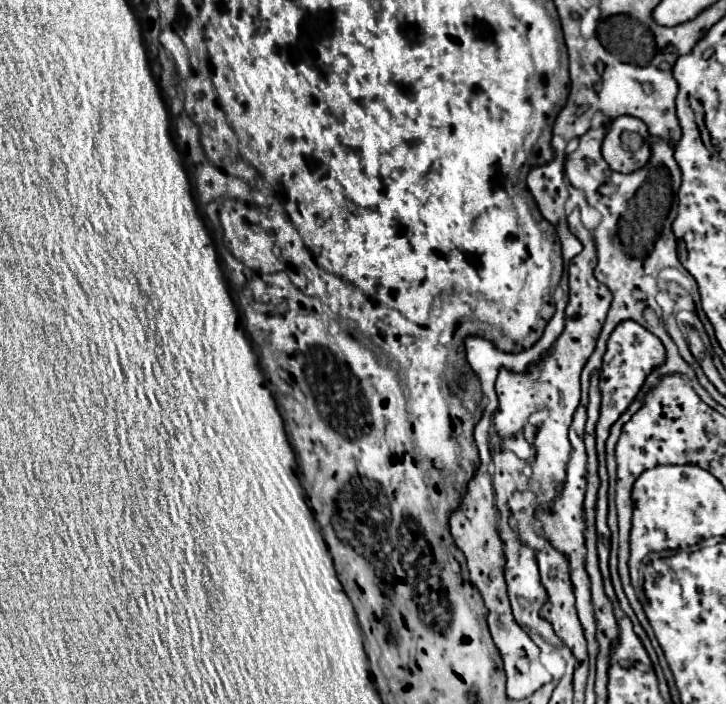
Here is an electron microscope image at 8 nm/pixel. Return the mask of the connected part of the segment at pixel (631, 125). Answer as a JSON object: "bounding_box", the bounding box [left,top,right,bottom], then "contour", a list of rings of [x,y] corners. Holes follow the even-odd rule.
{"bounding_box":[602,115,650,173],"contour":[[[630,115],[614,119],[602,143],[602,155],[612,171],[632,173],[632,171],[642,169],[650,159],[650,143],[648,143],[646,125],[640,119],[630,117]],[[626,131],[634,131],[642,137],[642,143],[638,149],[632,149],[630,145],[626,145],[624,141]]]}

